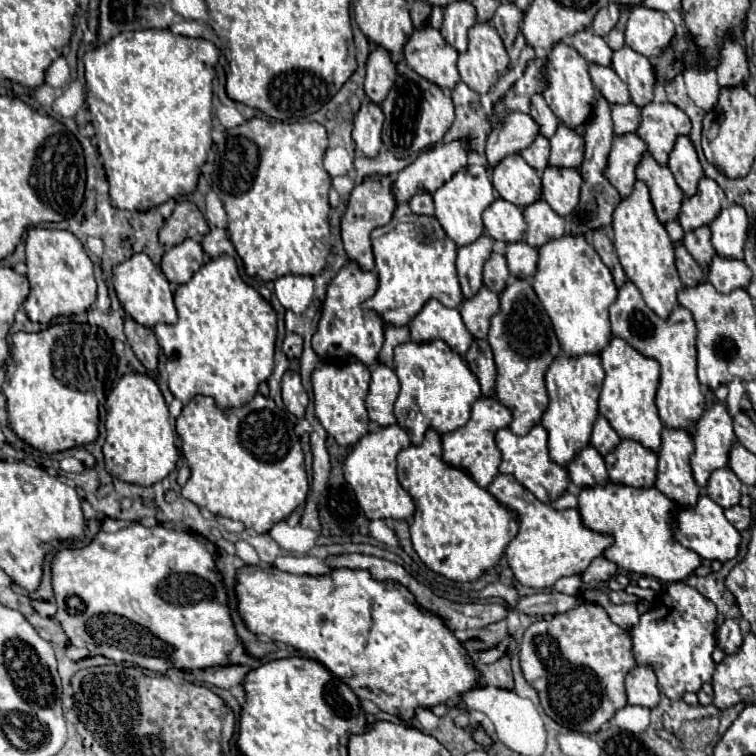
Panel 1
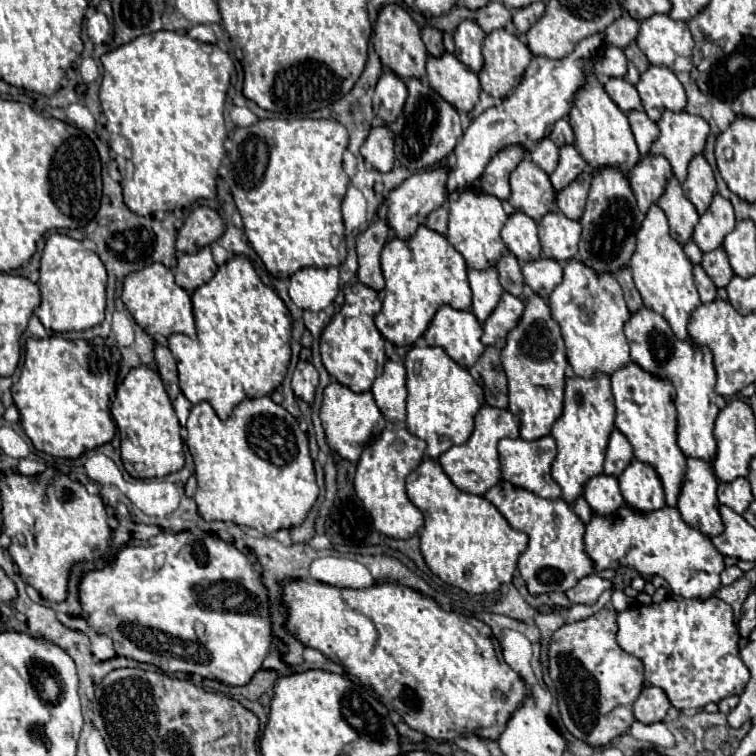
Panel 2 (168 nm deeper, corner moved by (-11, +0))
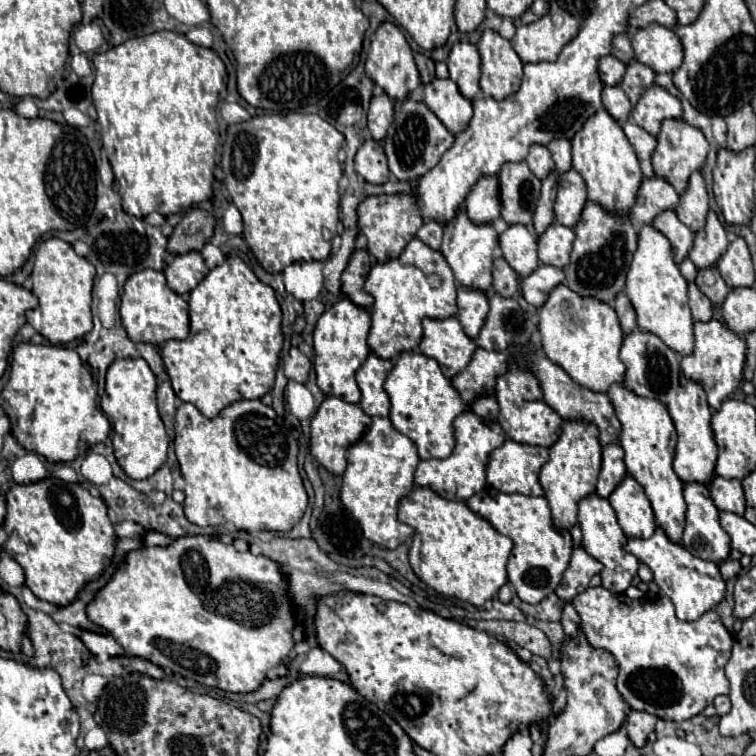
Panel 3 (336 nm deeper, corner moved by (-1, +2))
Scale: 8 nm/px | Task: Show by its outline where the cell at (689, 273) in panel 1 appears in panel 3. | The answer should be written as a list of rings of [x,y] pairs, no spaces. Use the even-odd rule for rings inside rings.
[[[693,282],[689,284],[689,308],[695,322],[709,322],[713,318],[713,304],[705,294],[699,292]]]

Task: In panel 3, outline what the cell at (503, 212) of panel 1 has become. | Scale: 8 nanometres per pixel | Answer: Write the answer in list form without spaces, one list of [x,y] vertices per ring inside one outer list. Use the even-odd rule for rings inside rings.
[[[509,226],[499,236],[499,246],[503,250],[503,258],[507,264],[521,276],[529,276],[537,266],[537,238],[525,226]]]

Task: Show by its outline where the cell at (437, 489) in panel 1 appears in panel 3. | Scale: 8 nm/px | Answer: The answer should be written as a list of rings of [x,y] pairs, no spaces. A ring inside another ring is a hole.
[[[415,486],[411,494],[401,500],[399,520],[415,530],[409,564],[417,578],[435,592],[483,606],[507,584],[507,560],[513,542],[499,534],[487,520],[473,514],[465,502],[451,502],[429,488]]]

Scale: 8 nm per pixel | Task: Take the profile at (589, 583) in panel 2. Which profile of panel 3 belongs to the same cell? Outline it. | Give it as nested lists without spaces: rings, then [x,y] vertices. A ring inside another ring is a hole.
[[[603,586],[587,588],[573,600],[573,606],[581,616],[581,632],[587,642],[607,650],[617,660],[617,690],[633,710],[683,722],[713,704],[715,696],[729,694],[723,668],[731,658],[733,636],[715,612],[705,612],[701,620],[685,624],[677,620],[667,596],[631,600]]]

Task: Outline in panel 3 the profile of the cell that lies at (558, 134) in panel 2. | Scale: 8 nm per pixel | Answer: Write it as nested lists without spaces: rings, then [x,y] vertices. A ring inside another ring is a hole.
[[[553,140],[547,148],[555,160],[557,172],[567,172],[571,168],[571,144],[567,140]]]

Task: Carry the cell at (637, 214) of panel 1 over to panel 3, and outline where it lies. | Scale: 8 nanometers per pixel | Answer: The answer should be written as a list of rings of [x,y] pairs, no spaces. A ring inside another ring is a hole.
[[[645,226],[639,230],[639,246],[633,256],[631,268],[627,272],[625,294],[637,312],[637,326],[641,332],[659,336],[673,352],[677,352],[681,356],[689,356],[693,352],[693,318],[691,318],[689,304],[687,304],[687,280],[681,276],[681,272],[673,260],[669,240],[665,240],[665,236],[661,236],[661,232],[657,232],[653,226]]]

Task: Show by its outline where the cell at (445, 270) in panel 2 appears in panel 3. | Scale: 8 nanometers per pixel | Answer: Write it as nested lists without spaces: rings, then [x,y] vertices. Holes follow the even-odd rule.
[[[417,238],[405,246],[397,260],[389,260],[387,264],[373,264],[365,280],[365,292],[375,298],[367,342],[371,352],[383,360],[391,360],[407,350],[417,350],[423,334],[423,318],[445,320],[457,314],[457,286],[453,272],[449,272],[449,264],[445,264],[441,252],[433,252]]]

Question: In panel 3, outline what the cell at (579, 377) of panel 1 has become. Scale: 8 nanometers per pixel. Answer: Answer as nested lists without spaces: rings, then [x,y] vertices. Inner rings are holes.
[[[563,424],[559,440],[549,448],[549,462],[541,468],[539,474],[539,482],[551,506],[553,524],[557,528],[569,530],[577,524],[579,500],[595,492],[599,470],[601,470],[601,444],[597,444],[597,432],[593,432],[589,424]]]

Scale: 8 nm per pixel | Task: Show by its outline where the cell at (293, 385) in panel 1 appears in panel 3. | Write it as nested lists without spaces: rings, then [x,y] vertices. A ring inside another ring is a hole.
[[[291,348],[289,350],[289,356],[283,362],[283,368],[285,368],[285,376],[289,380],[305,382],[307,380],[307,374],[311,370],[311,362],[309,362],[309,358],[299,348]]]

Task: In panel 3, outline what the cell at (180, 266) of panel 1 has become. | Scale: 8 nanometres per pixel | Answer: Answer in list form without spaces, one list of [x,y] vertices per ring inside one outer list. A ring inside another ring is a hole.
[[[199,252],[173,256],[173,260],[163,268],[169,288],[179,296],[187,296],[207,276],[207,272],[209,268]]]

